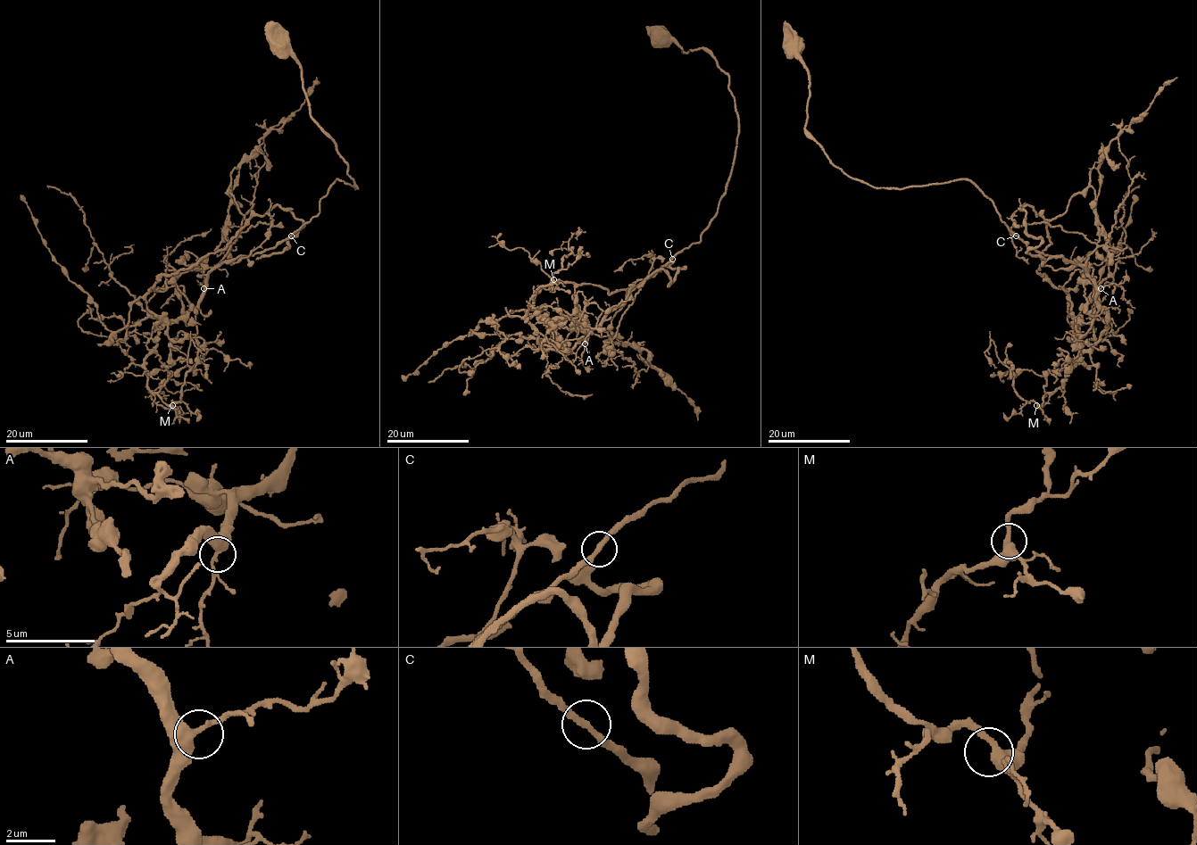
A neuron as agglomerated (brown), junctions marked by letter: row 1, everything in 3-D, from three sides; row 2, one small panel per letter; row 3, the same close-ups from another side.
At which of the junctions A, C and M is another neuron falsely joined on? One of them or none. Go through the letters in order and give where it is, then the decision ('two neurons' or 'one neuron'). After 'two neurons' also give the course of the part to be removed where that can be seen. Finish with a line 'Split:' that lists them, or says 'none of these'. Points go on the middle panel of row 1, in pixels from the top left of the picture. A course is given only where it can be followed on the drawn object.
A: (585, 343) | one neuron
C: (672, 259) | one neuron
M: (553, 279) | one neuron
Split: none of these

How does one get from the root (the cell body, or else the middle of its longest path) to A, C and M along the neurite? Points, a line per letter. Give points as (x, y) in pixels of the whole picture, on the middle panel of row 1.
A: (661, 38), (683, 52), (703, 48), (728, 76), (739, 119), (730, 178), (701, 240), (647, 277), (585, 343)
C: (661, 38), (683, 52), (703, 48), (716, 61), (739, 119), (717, 214), (697, 244), (672, 259)
M: (661, 38), (703, 48), (728, 76), (739, 135), (717, 214), (569, 350), (542, 350), (525, 318), (553, 279)

